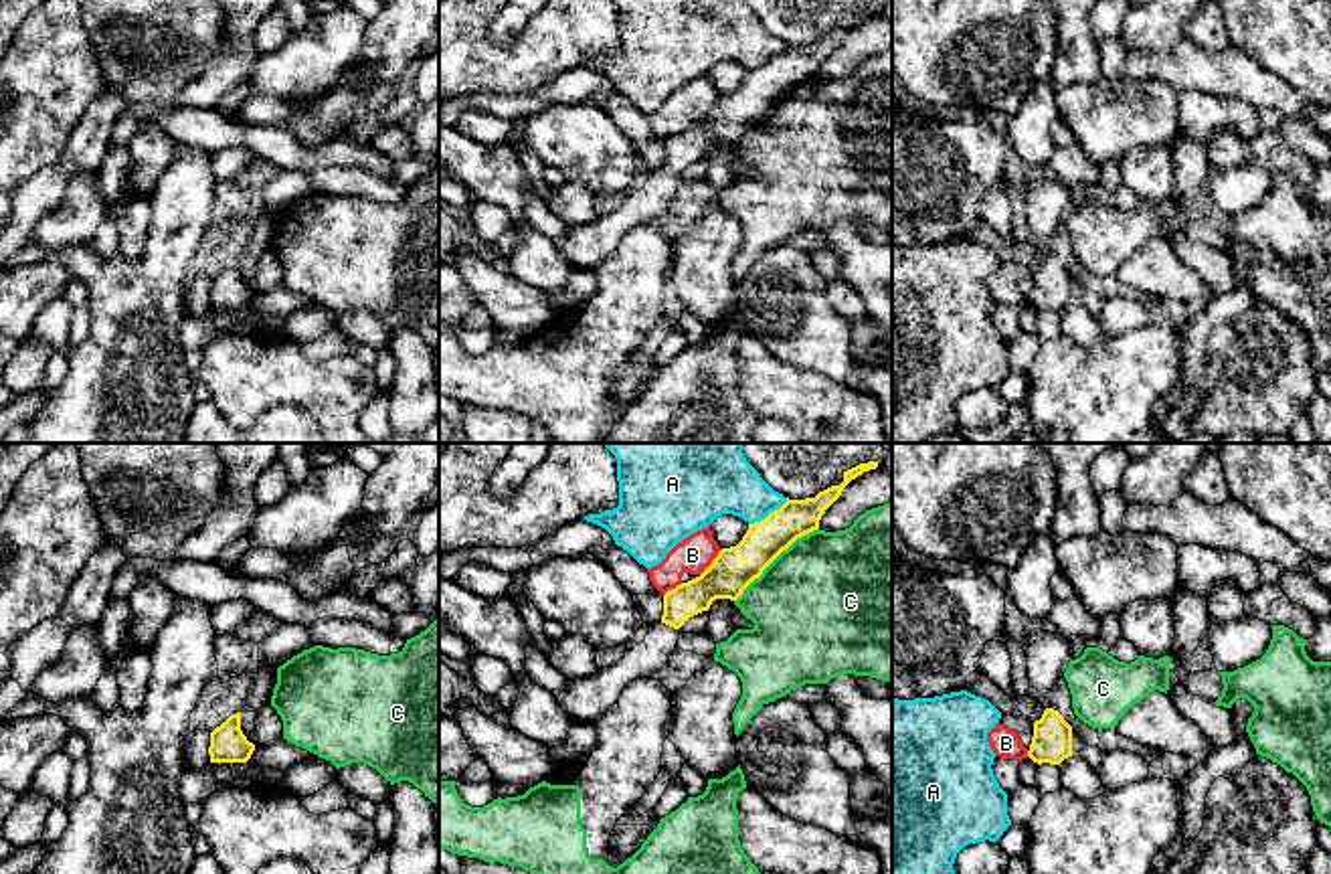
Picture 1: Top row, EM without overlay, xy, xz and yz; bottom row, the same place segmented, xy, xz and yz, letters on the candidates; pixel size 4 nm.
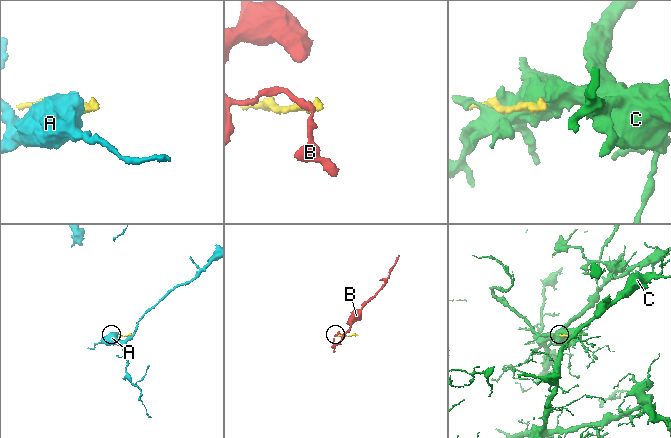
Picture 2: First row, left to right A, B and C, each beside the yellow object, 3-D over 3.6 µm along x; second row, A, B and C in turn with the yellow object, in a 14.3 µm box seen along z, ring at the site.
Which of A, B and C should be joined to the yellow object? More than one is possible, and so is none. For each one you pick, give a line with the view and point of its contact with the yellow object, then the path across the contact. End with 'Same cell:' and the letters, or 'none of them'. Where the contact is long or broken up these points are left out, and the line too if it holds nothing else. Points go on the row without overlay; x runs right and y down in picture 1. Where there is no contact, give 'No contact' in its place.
Same cell: none of them

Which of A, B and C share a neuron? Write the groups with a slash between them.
A / B / C

